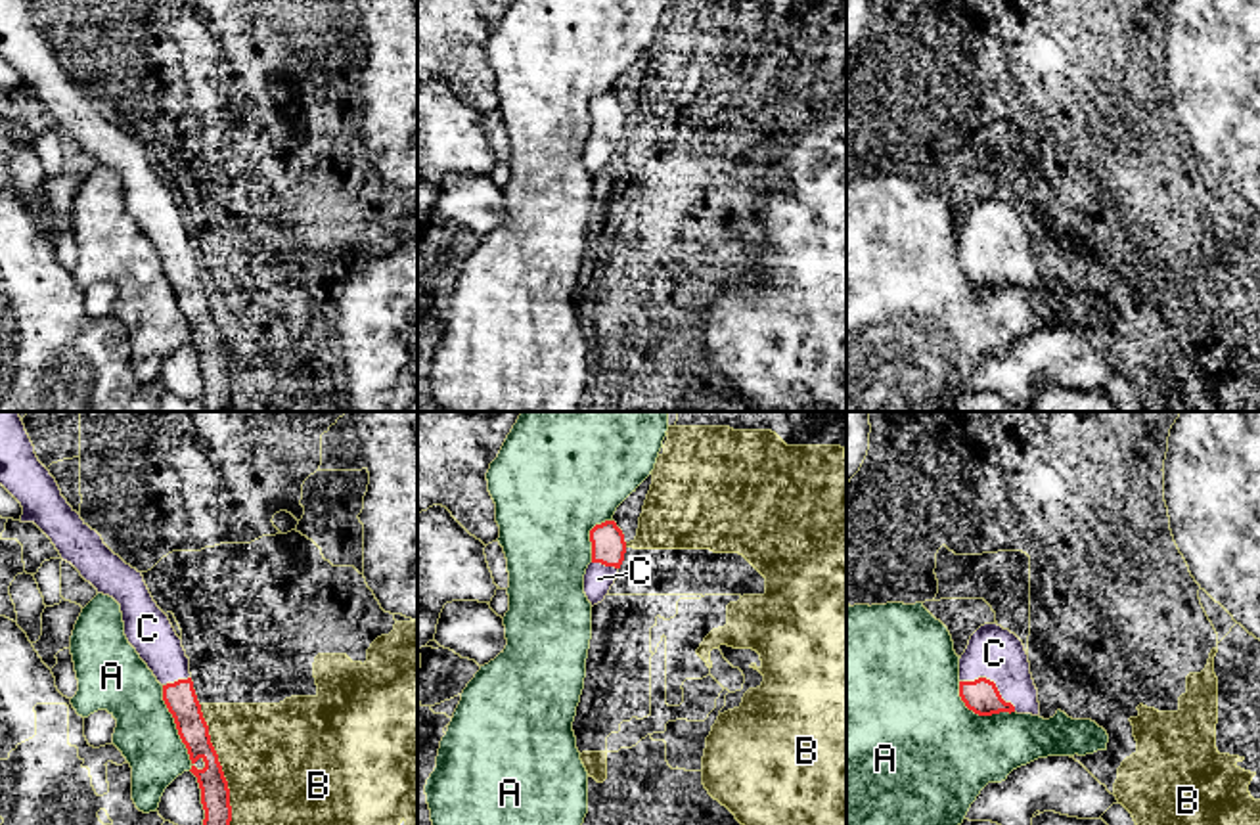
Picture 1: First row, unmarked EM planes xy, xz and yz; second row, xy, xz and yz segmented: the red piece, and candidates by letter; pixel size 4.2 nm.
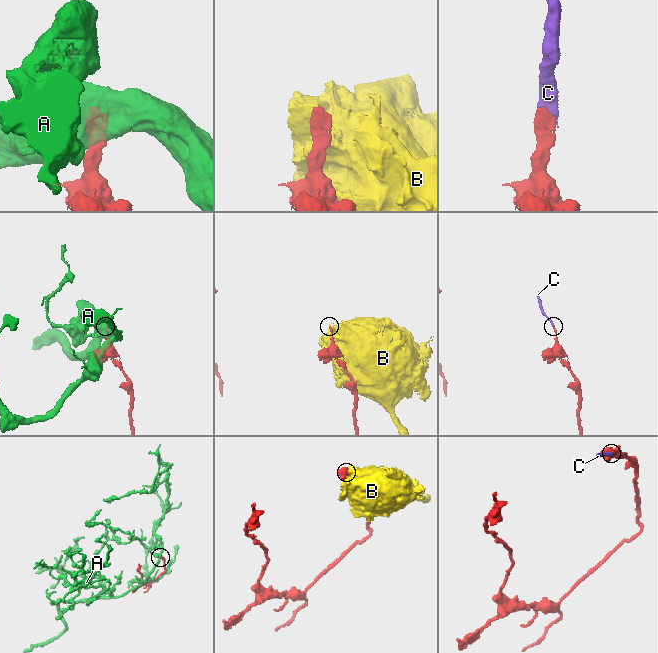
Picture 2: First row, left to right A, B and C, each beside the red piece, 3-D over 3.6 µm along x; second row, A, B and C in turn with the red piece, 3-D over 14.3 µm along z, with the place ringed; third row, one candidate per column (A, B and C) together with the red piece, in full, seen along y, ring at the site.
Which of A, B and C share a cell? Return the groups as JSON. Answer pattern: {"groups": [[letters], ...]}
{"groups": [["A"], ["B"], ["C"]]}

